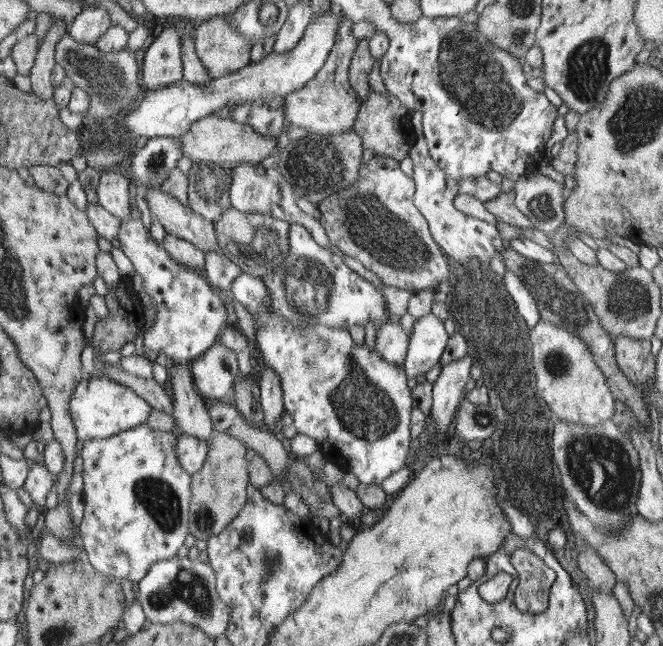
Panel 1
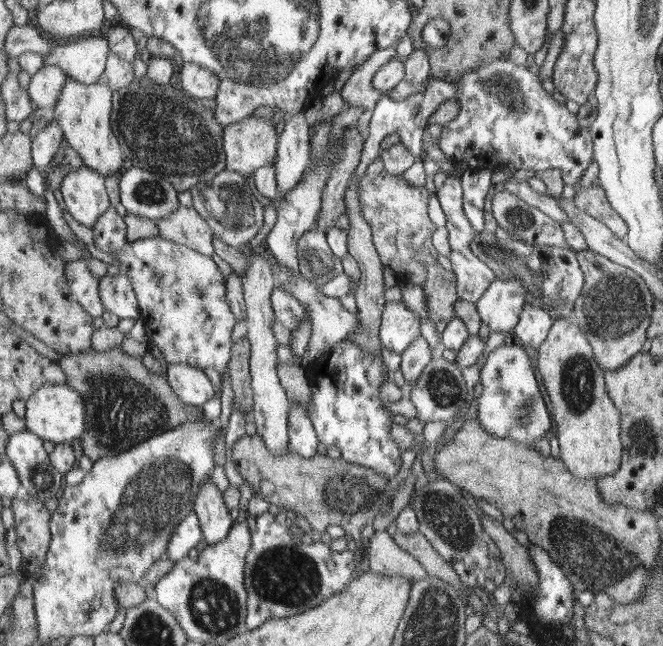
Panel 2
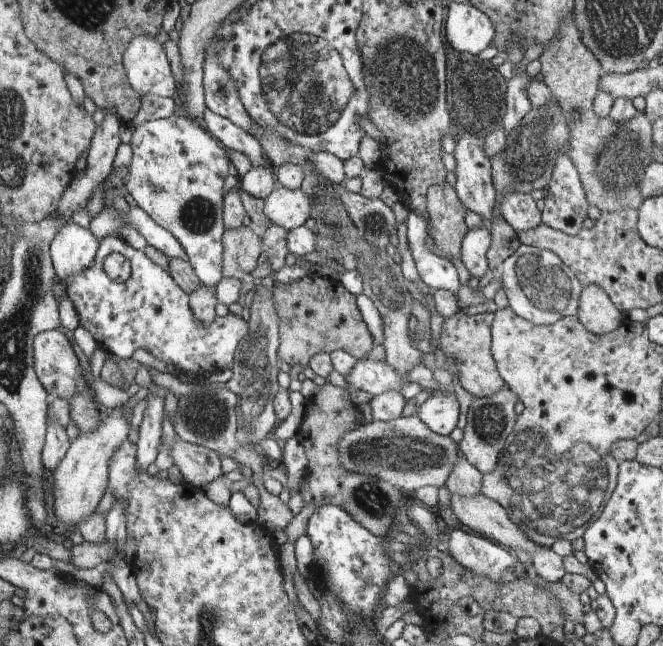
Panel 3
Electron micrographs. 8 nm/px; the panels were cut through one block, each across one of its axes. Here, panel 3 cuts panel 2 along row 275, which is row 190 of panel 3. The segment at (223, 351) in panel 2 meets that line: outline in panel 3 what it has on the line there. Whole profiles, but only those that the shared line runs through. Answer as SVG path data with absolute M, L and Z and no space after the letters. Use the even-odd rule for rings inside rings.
M176 113L170 118L142 123L135 128L130 142L134 154L132 154L132 162L128 166L128 176L124 184L126 190L156 224L169 230L180 242L187 255L186 260L201 280L201 284L206 284L210 290L215 290L222 280L222 274L220 274L222 270L222 232L224 232L222 184L230 168L226 150L214 140L214 136L210 136L206 128L202 130L188 116L176 116Z

